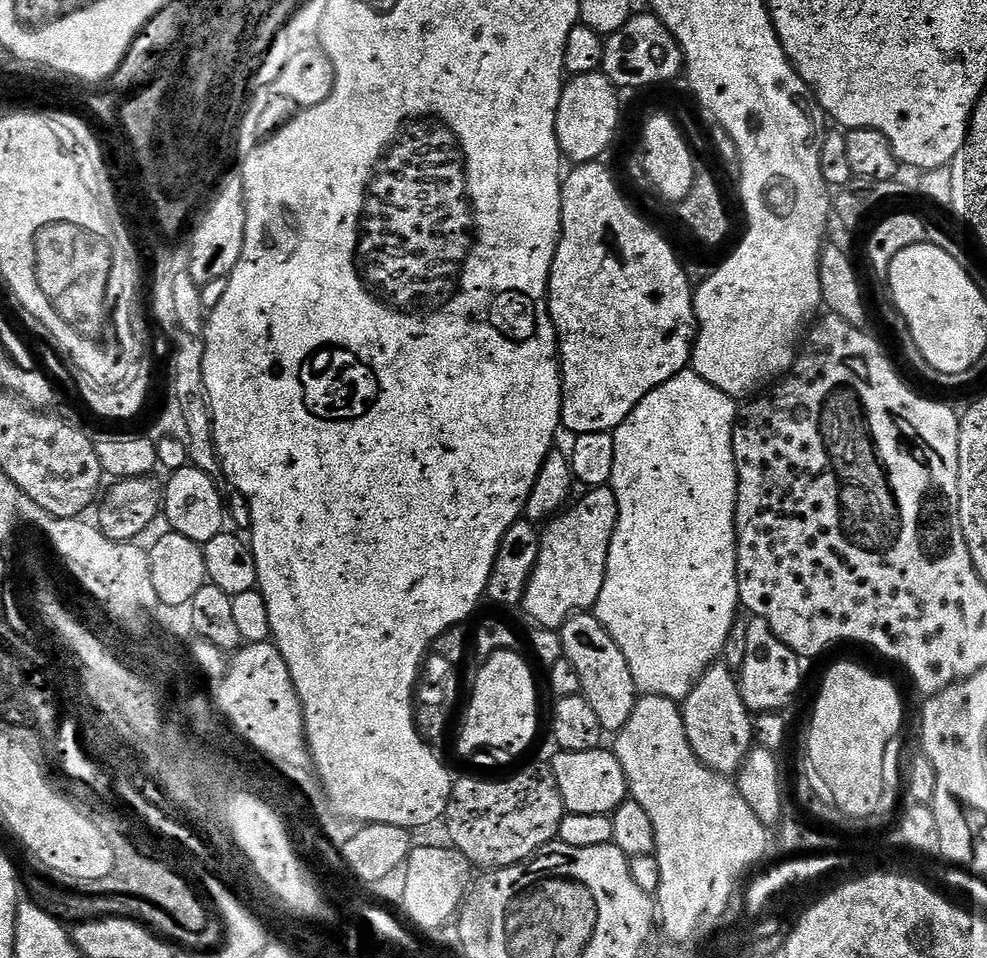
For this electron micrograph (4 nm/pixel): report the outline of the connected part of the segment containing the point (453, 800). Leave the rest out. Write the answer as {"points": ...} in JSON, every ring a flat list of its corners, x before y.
{"points":[[551,767,528,768,509,780,460,780,452,785,448,799,446,823,453,847,480,870,509,868,523,860,531,860,542,846,553,843,560,835,560,823,565,816,562,794]]}

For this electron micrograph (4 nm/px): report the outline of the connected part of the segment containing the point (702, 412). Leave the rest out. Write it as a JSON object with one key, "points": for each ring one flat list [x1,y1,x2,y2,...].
{"points":[[685,370,679,372,670,382,662,382,612,433,614,438,614,474,610,487,618,498,618,522,614,526,614,534,608,551,606,562,606,582,602,582,602,594,598,594,594,614,606,626,610,638,618,642,618,650,626,654,626,666,630,666,630,674,636,683,637,693,645,696,661,696,682,702,694,690,700,675,711,668,722,657,726,638,730,635,738,613,741,611,738,594,738,570,736,569,736,499,738,498,738,474,734,462,734,446,732,431,738,415,737,401,727,396,722,390,710,386,698,373]]}

